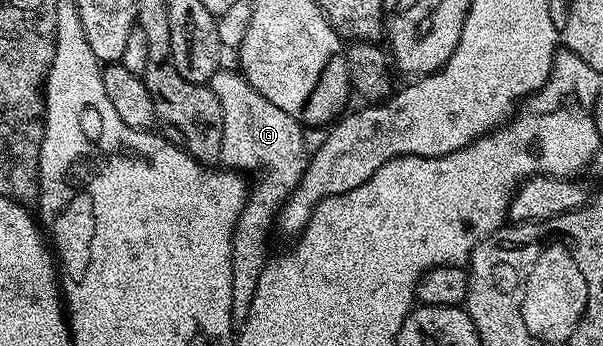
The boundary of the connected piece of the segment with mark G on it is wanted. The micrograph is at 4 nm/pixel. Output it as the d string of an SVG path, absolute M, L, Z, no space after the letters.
M222 66L207 84L219 97L223 111L220 165L224 169L246 172L257 164L269 164L269 172L256 185L252 185L232 234L232 320L234 325L241 326L250 311L259 276L269 258L269 232L272 226L274 229L282 204L301 183L309 153L304 146L304 126L283 108L276 107L262 94L255 92L243 74L233 70Z

